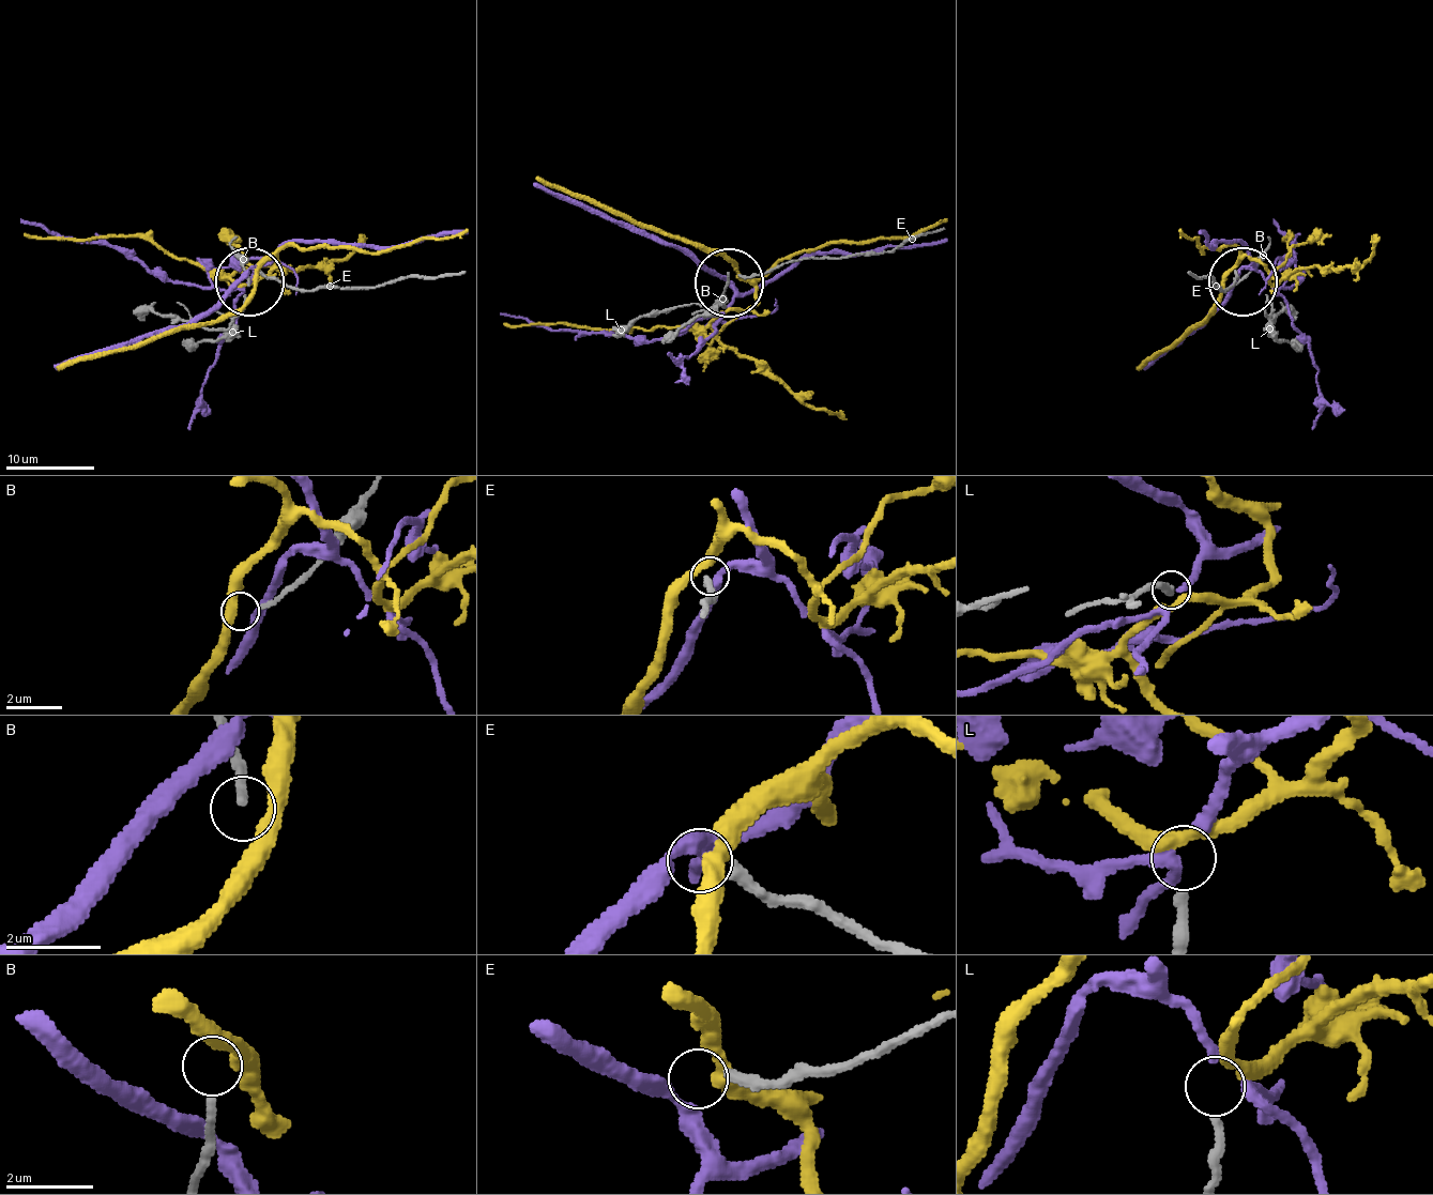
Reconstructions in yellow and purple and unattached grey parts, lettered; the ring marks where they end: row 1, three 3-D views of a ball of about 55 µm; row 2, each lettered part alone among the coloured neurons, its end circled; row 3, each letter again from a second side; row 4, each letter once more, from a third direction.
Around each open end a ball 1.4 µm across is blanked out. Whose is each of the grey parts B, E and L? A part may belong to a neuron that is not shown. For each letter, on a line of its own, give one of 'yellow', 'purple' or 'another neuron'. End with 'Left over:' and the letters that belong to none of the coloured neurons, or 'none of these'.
B: another neuron
E: another neuron
L: yellow
Left over: B, E

